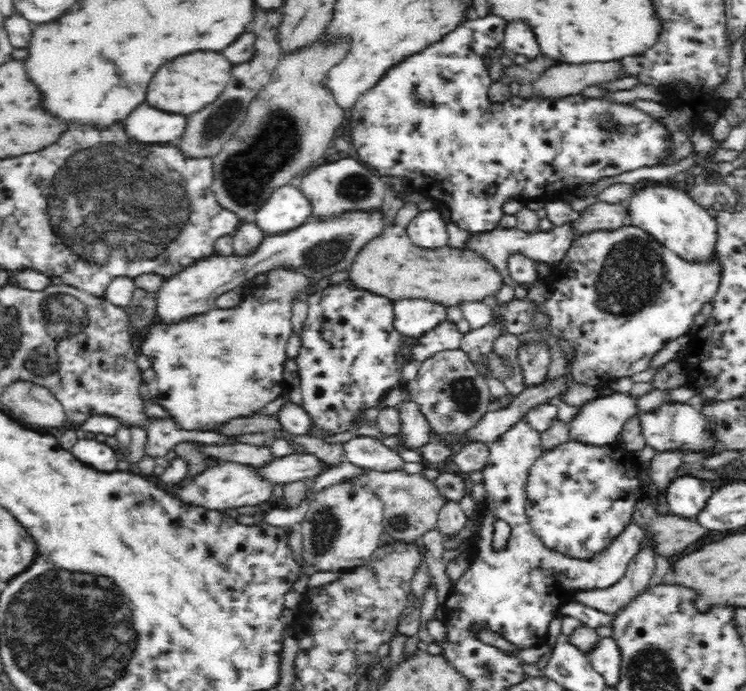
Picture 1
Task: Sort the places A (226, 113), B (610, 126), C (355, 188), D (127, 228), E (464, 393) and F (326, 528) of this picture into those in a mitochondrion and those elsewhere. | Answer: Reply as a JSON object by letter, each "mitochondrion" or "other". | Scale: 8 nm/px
{"A":"mitochondrion","B":"mitochondrion","C":"mitochondrion","D":"mitochondrion","E":"mitochondrion","F":"mitochondrion"}

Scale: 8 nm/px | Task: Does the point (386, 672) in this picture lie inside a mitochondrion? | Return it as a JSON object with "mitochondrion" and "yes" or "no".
{"mitochondrion":"no"}

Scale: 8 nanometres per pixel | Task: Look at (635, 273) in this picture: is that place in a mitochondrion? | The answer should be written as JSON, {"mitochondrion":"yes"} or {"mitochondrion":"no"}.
{"mitochondrion":"yes"}

